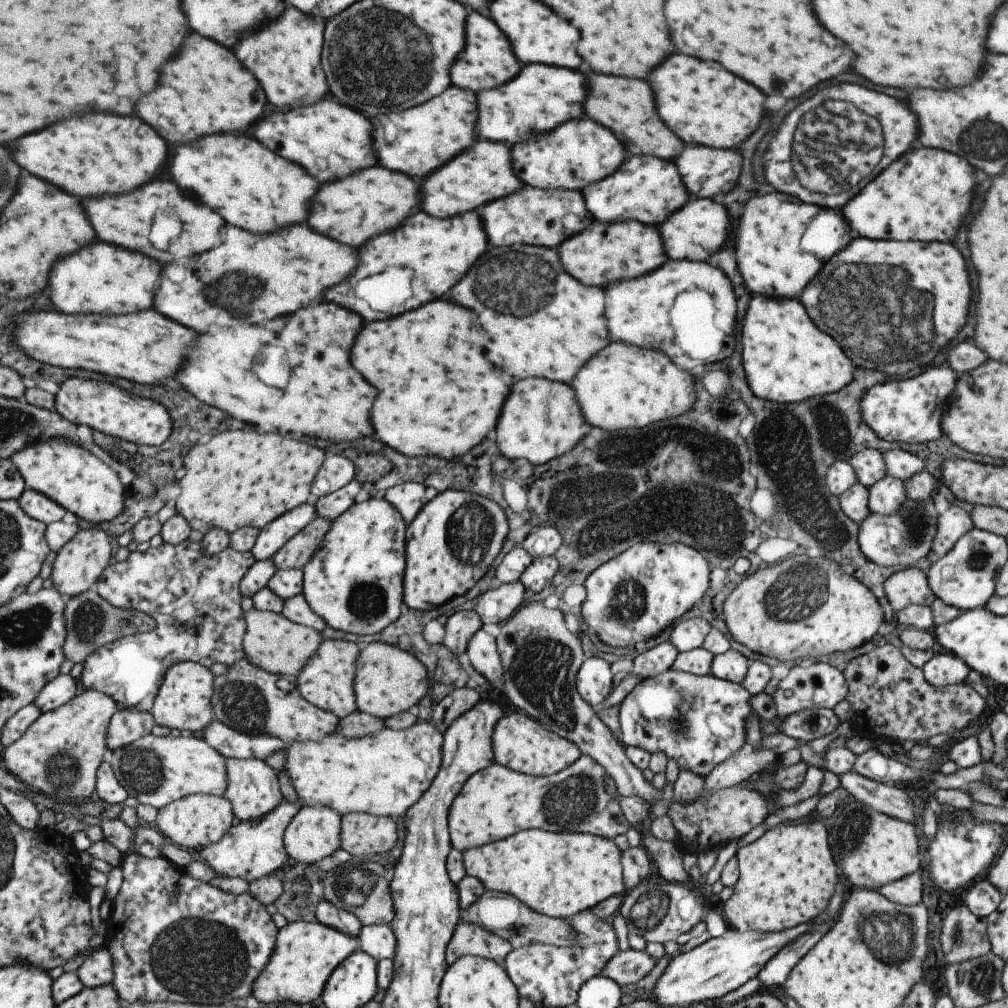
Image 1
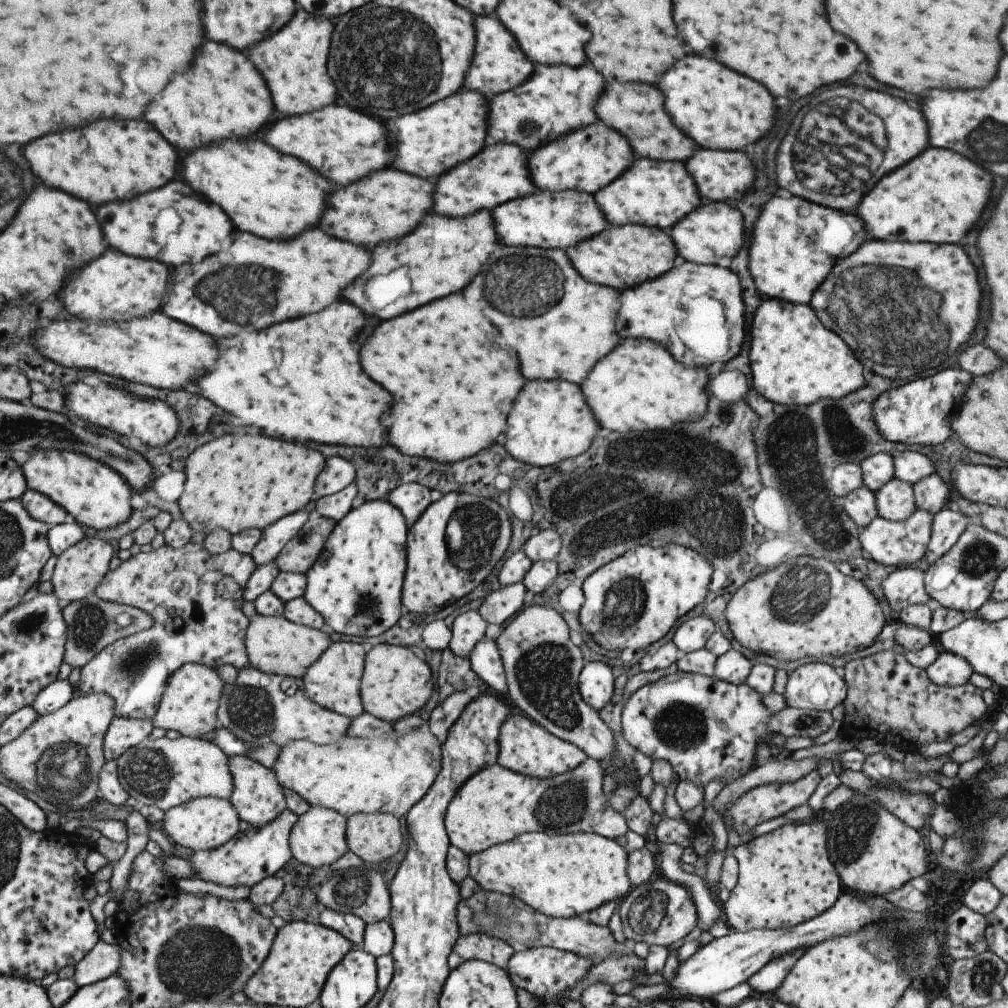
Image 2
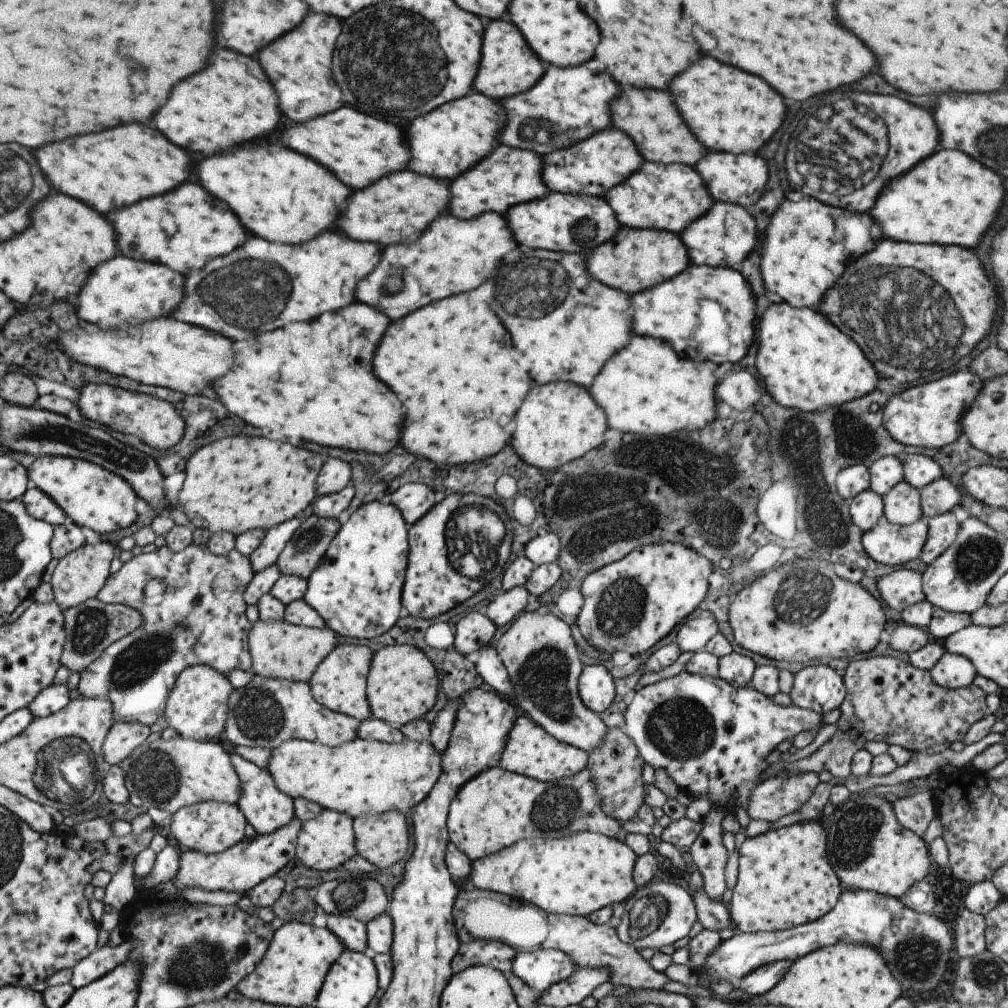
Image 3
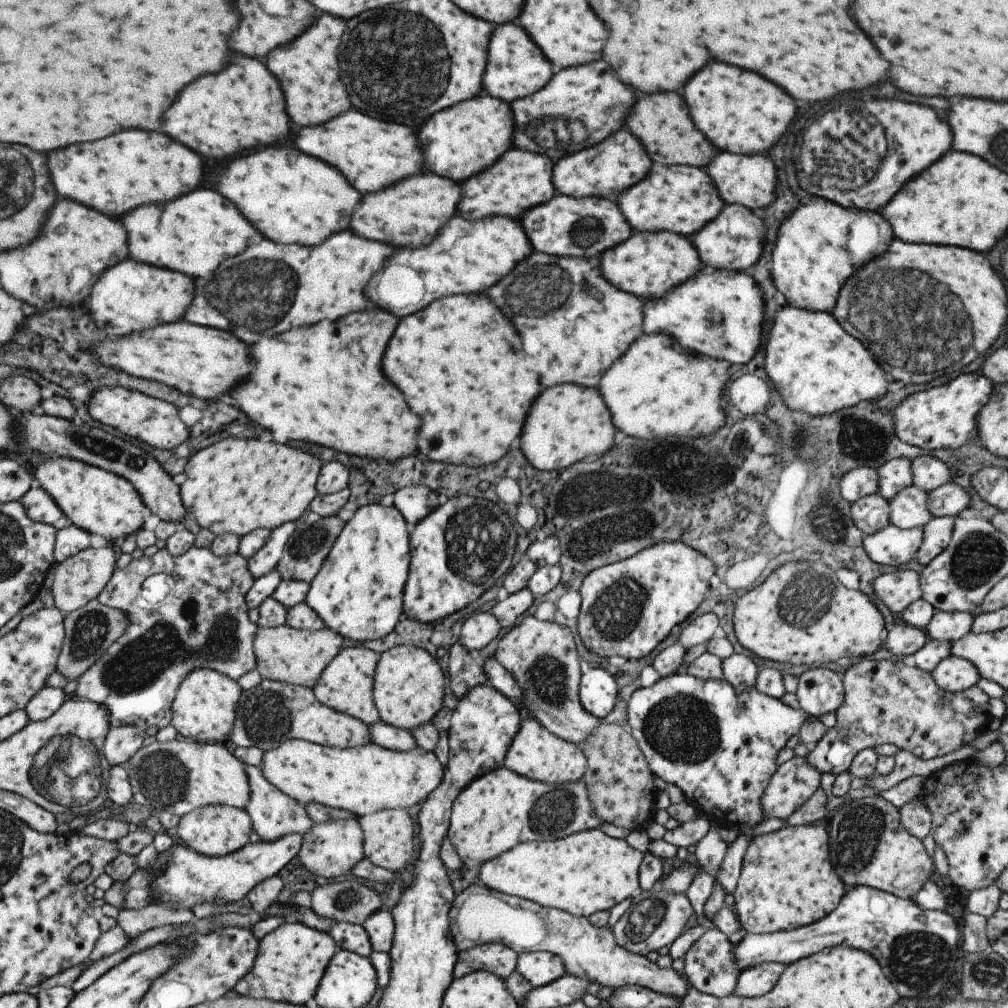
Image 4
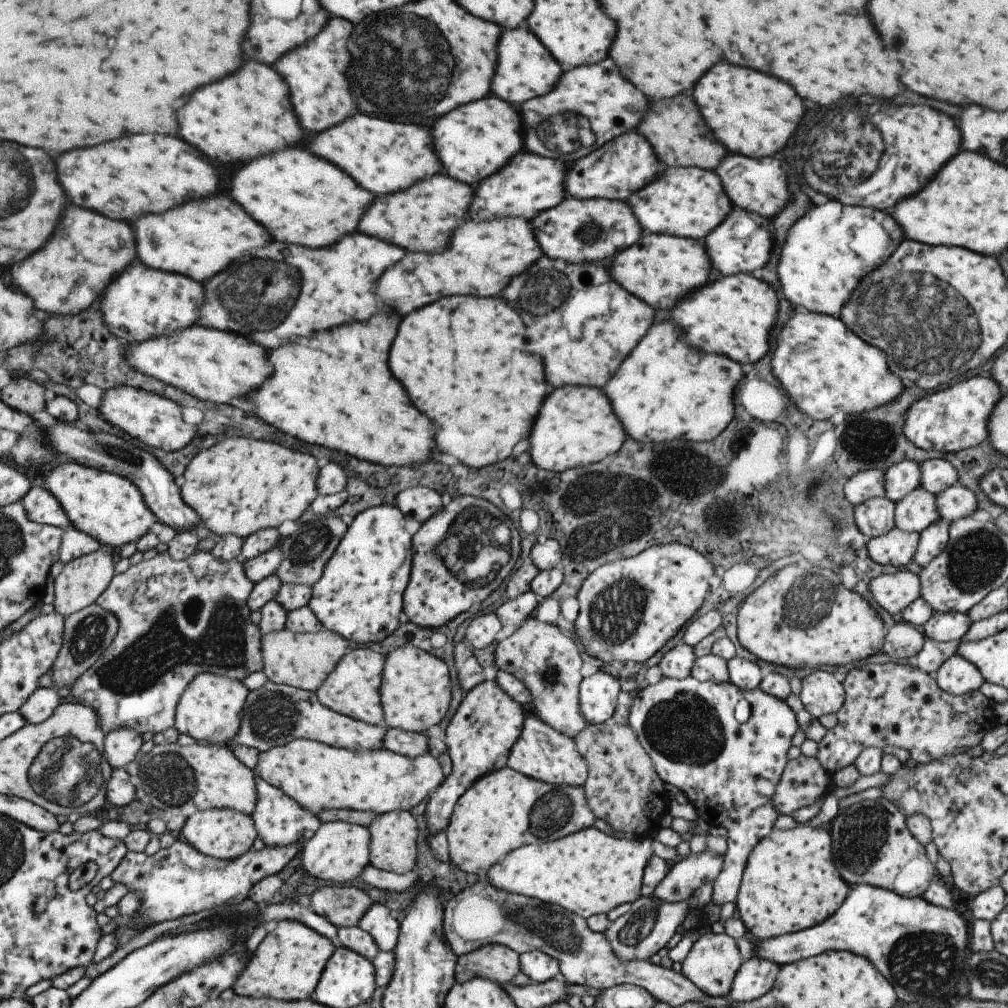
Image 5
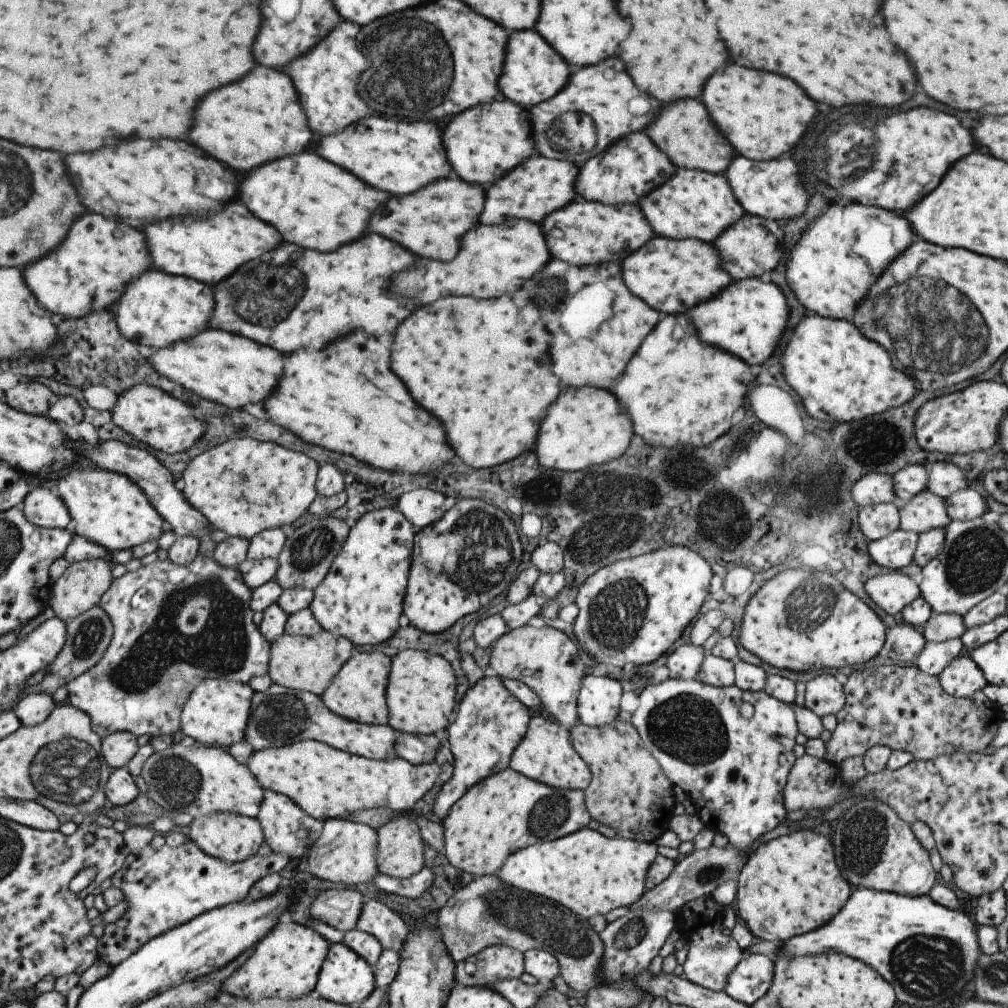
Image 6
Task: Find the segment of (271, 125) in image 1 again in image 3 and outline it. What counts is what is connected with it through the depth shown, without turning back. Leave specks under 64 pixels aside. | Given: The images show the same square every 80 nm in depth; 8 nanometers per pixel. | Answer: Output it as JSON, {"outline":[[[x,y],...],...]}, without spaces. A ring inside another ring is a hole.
{"outline":[[[347,106],[325,114],[323,118],[303,122],[303,126],[295,124],[285,128],[281,142],[321,166],[327,166],[327,170],[331,170],[345,186],[353,190],[365,188],[385,174],[405,170],[407,160],[410,160],[410,150],[407,150],[407,143],[397,126],[365,116]]]}

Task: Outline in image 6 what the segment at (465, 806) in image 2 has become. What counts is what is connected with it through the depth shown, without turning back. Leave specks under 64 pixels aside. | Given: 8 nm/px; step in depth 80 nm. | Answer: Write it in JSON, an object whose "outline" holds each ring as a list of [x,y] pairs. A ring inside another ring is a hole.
{"outline":[[[507,767],[501,772],[490,774],[476,782],[458,798],[442,818],[442,852],[447,862],[457,870],[474,877],[492,876],[497,873],[503,861],[515,851],[540,842],[549,842],[587,827],[590,820],[584,803],[583,791],[556,789],[531,780]]]}

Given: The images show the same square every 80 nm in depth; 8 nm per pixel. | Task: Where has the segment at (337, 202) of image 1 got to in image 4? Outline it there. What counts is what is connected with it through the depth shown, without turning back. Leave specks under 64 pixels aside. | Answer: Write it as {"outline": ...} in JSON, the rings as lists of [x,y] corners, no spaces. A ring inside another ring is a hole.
{"outline":[[[429,172],[405,178],[403,182],[393,184],[381,192],[365,194],[351,216],[349,230],[361,238],[377,240],[391,246],[427,246],[427,242],[435,238],[437,230],[455,214],[462,197],[459,188],[460,183],[451,182],[451,179]]]}

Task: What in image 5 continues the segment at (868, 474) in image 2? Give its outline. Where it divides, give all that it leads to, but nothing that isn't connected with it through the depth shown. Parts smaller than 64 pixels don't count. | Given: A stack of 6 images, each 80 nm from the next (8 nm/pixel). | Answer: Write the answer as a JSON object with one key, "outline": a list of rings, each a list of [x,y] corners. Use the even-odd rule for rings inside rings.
{"outline":[[[901,461],[884,472],[885,497],[891,502],[896,503],[919,486],[920,468],[916,462]]]}

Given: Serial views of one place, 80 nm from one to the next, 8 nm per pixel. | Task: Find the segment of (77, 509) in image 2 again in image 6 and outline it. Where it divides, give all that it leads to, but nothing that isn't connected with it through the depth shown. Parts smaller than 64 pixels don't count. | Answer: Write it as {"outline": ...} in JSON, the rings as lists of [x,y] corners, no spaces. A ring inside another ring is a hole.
{"outline":[[[81,466],[70,468],[69,474],[57,480],[55,490],[63,497],[71,516],[74,518],[72,529],[77,535],[96,542],[110,551],[129,550],[133,544],[143,544],[147,541],[156,541],[164,533],[162,515],[151,506],[149,499],[142,489],[131,482],[126,475],[105,469],[83,470]]]}

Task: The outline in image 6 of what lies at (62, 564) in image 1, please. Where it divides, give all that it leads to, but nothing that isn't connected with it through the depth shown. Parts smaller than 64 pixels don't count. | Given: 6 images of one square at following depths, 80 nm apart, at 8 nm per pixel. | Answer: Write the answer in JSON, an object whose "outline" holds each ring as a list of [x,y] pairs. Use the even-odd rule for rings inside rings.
{"outline":[[[91,559],[90,561],[73,563],[53,584],[50,606],[55,616],[68,623],[99,605],[112,582],[113,570],[111,570],[111,564],[105,560]]]}

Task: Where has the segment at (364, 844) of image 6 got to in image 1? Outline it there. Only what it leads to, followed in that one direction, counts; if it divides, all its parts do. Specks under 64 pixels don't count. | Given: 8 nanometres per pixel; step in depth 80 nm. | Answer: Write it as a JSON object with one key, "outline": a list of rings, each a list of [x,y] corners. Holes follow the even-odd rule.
{"outline":[[[302,805],[297,814],[291,818],[283,832],[282,842],[288,857],[300,864],[313,865],[329,854],[333,854],[339,846],[340,815],[328,807]]]}

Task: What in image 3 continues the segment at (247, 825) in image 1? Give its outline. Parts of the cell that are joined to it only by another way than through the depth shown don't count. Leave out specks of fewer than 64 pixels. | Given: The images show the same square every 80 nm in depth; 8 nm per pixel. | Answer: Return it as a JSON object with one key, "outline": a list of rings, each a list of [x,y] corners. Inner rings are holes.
{"outline":[[[293,818],[285,826],[268,835],[257,835],[243,838],[237,845],[220,853],[203,854],[197,851],[178,853],[178,867],[173,884],[177,888],[196,886],[203,890],[223,890],[246,894],[256,884],[273,876],[294,857],[296,840],[299,834],[300,821]]]}

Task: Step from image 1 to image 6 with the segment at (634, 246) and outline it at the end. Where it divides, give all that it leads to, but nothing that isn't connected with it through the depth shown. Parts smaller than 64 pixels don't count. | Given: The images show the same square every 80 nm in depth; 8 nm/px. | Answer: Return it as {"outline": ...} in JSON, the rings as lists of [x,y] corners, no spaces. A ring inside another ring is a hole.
{"outline":[[[654,236],[636,251],[628,254],[619,263],[619,276],[621,276],[624,285],[637,298],[641,298],[647,306],[663,315],[683,315],[695,305],[712,299],[732,282],[730,276],[720,265],[720,258],[711,243],[704,243],[695,239],[677,240],[659,236]]]}

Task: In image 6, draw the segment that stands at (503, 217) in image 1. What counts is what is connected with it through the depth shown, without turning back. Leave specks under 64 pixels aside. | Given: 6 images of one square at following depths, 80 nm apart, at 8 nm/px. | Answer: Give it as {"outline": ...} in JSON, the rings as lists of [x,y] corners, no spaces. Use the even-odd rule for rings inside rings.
{"outline":[[[575,198],[540,223],[551,259],[573,266],[619,264],[655,234],[637,204],[606,205]]]}

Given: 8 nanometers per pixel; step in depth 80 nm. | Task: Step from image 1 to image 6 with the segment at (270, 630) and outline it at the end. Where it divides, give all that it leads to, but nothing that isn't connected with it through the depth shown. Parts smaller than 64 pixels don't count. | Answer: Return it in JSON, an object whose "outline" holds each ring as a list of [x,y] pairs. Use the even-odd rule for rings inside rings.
{"outline":[[[325,629],[310,637],[283,633],[270,644],[267,676],[276,685],[291,690],[307,691],[319,697],[355,647],[350,640],[331,634]]]}

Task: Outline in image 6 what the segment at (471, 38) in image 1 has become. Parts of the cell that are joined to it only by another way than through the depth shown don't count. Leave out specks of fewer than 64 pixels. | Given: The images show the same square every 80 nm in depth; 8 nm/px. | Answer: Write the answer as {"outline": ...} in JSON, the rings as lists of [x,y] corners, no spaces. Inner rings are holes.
{"outline":[[[513,32],[506,44],[502,73],[498,78],[499,97],[521,105],[524,108],[553,98],[565,85],[570,77],[568,64],[558,55],[547,42],[535,32]]]}

